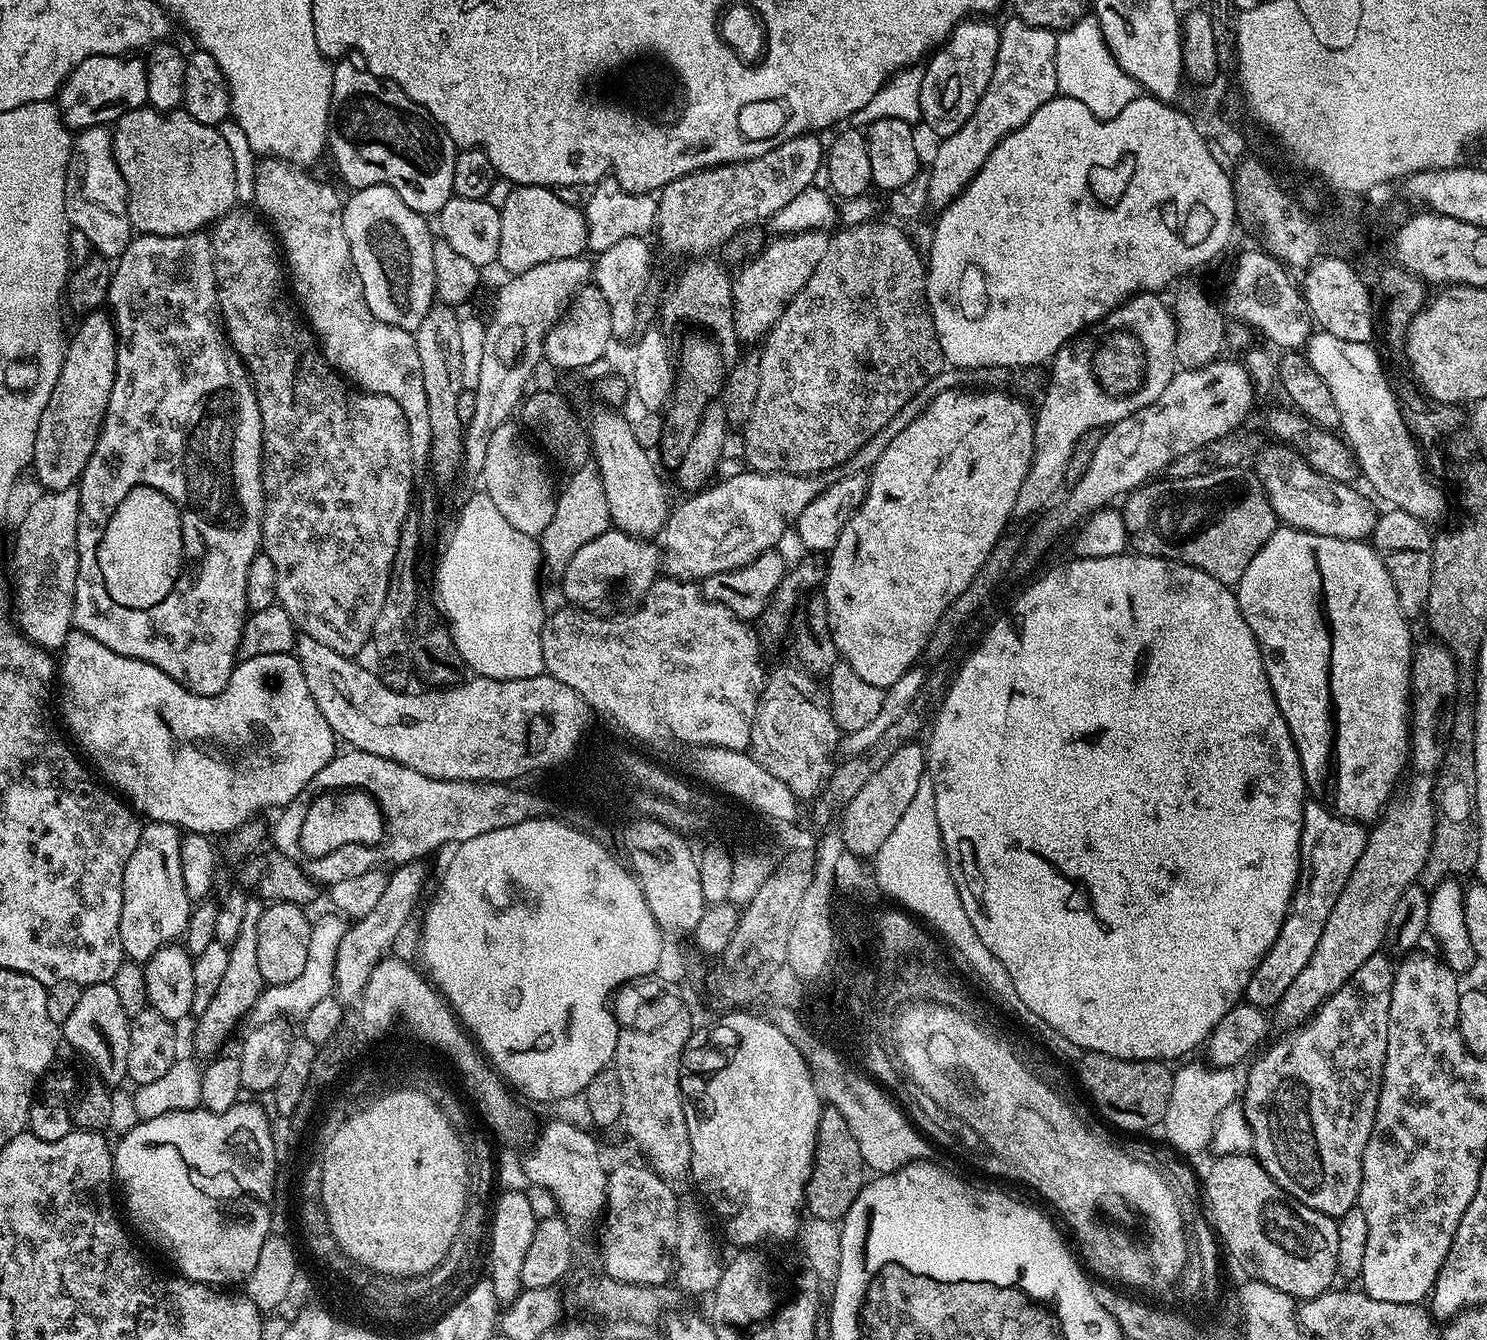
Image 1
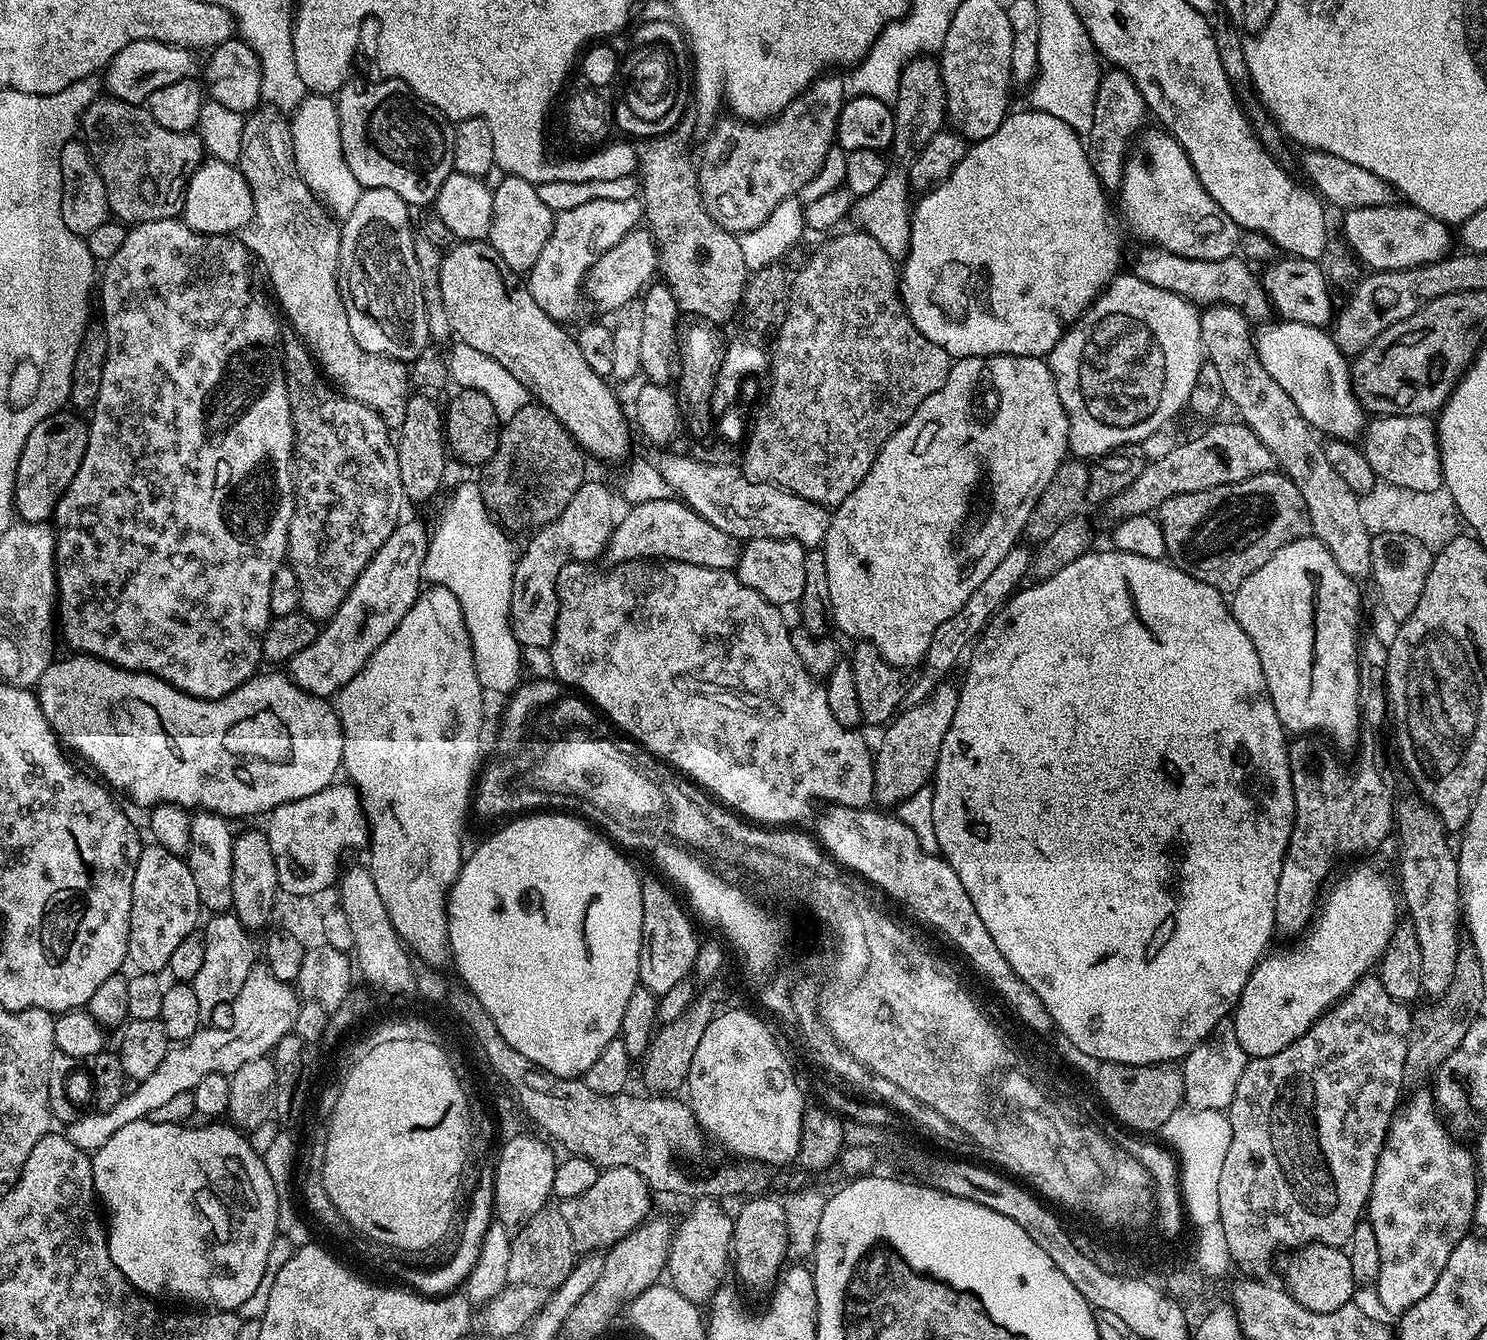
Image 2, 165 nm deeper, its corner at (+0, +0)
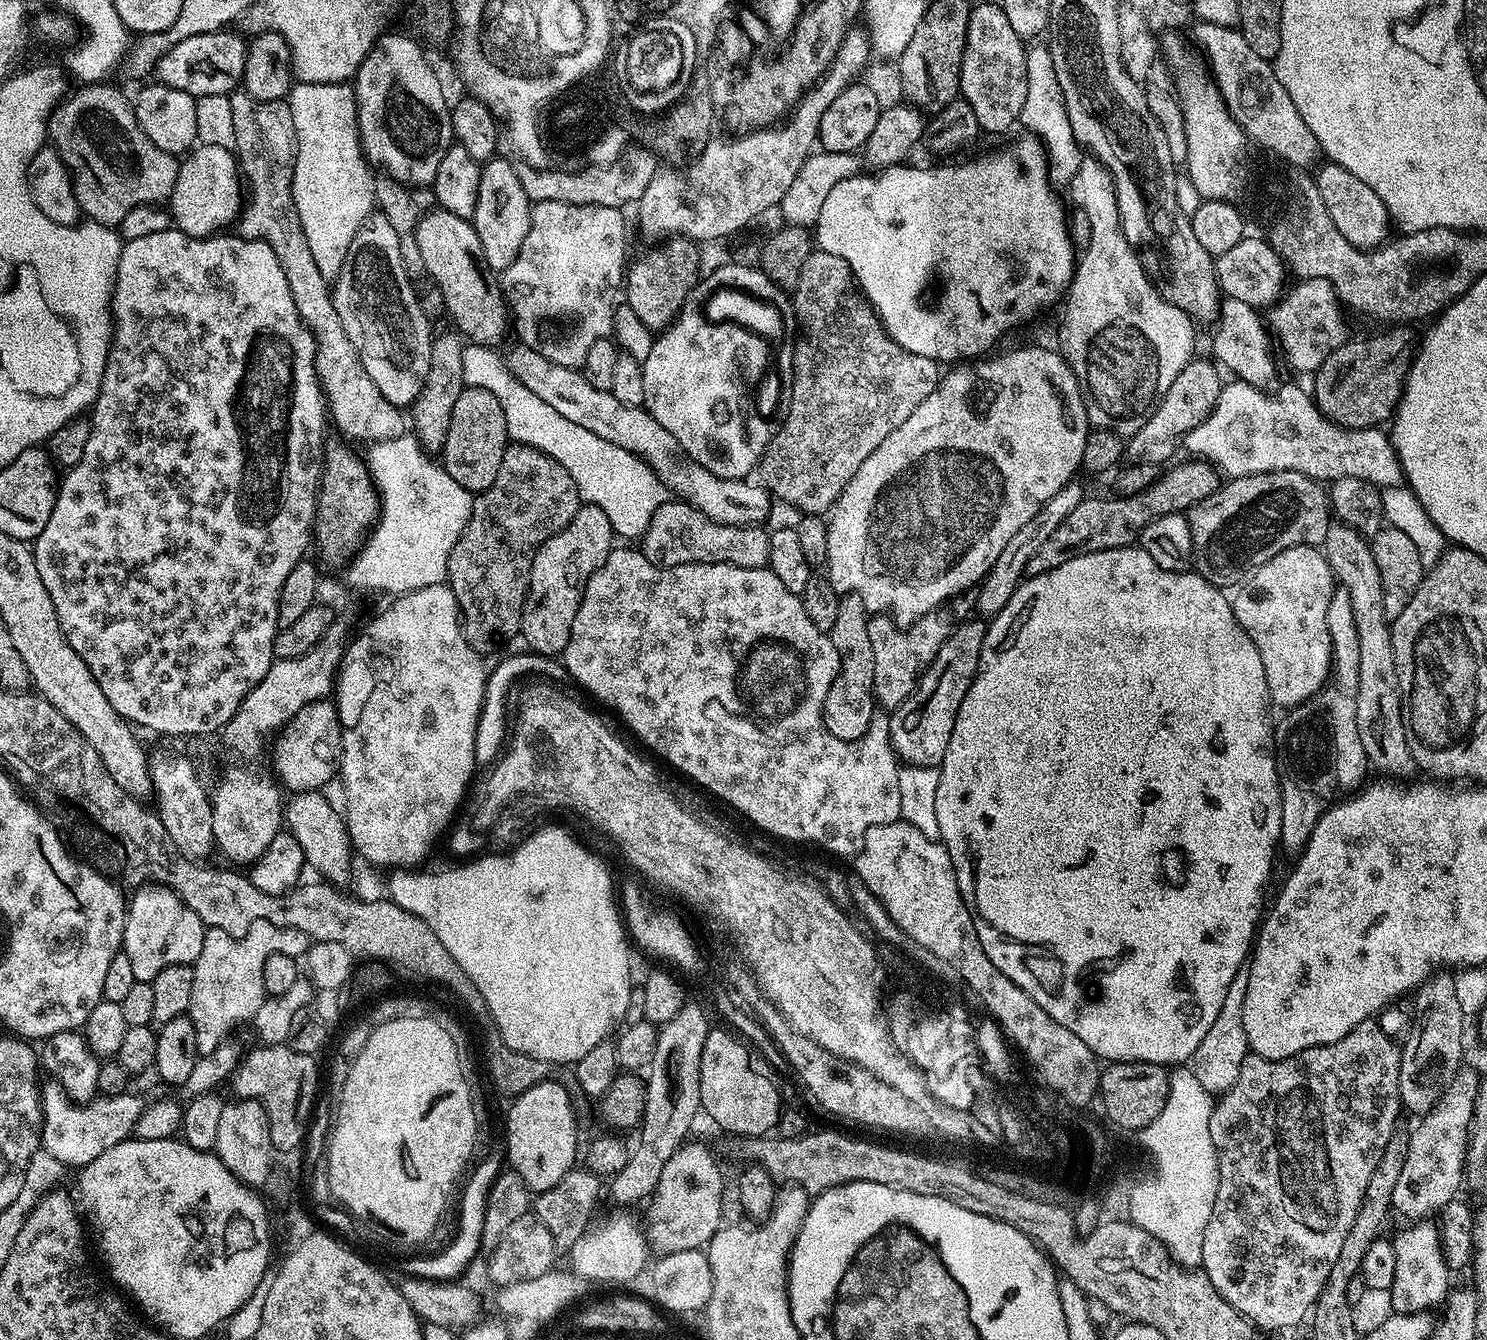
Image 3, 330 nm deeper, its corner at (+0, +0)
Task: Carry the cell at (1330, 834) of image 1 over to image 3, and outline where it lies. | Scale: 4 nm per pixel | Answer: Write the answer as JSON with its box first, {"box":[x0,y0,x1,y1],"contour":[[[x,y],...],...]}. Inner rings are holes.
{"box":[1274,586,1370,854],"contour":[[[1336,586],[1332,589],[1330,611],[1326,624],[1332,639],[1332,670],[1328,682],[1306,702],[1287,709],[1284,721],[1274,728],[1276,738],[1276,768],[1280,771],[1280,793],[1282,794],[1282,830],[1279,847],[1293,854],[1303,852],[1314,826],[1329,806],[1341,798],[1355,793],[1365,783],[1364,775],[1370,772],[1366,750],[1362,750],[1362,738],[1358,738],[1358,626],[1354,622],[1354,609],[1350,594]]]}

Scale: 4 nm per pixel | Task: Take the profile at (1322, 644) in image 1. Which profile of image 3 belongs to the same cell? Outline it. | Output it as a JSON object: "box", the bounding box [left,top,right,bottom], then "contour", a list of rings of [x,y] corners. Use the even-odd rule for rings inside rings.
{"box":[1231,544,1333,710],"contour":[[[1299,544],[1266,561],[1235,589],[1236,596],[1231,597],[1234,618],[1238,618],[1242,630],[1250,634],[1258,654],[1262,654],[1268,697],[1277,709],[1287,710],[1306,702],[1328,682],[1328,673],[1332,670],[1332,639],[1326,616],[1330,611],[1333,587],[1332,568],[1323,551],[1316,546]]]}

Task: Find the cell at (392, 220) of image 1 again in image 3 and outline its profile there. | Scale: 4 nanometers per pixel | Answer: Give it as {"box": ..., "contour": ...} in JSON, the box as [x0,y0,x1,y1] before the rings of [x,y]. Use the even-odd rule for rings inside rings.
{"box":[332,210,434,409],"contour":[[[379,210],[364,220],[364,224],[354,234],[354,242],[350,242],[348,251],[343,253],[339,261],[340,273],[334,276],[332,301],[334,310],[338,310],[338,318],[342,318],[342,327],[346,330],[346,338],[354,342],[360,355],[360,361],[366,366],[366,374],[374,378],[374,386],[391,404],[402,409],[411,406],[423,388],[424,379],[430,368],[431,344],[434,331],[428,325],[428,316],[416,297],[414,283],[408,276],[399,249],[398,234],[394,232],[390,222]]]}

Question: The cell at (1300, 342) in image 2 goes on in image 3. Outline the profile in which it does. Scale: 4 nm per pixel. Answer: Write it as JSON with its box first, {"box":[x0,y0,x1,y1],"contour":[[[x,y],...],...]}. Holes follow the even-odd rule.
{"box":[1212,298,1276,386],"contour":[[[1227,298],[1221,299],[1218,325],[1220,332],[1212,336],[1212,352],[1217,365],[1228,367],[1233,377],[1246,381],[1248,384],[1268,386],[1272,375],[1276,372],[1274,341],[1257,309],[1246,306],[1246,302],[1238,302]]]}

